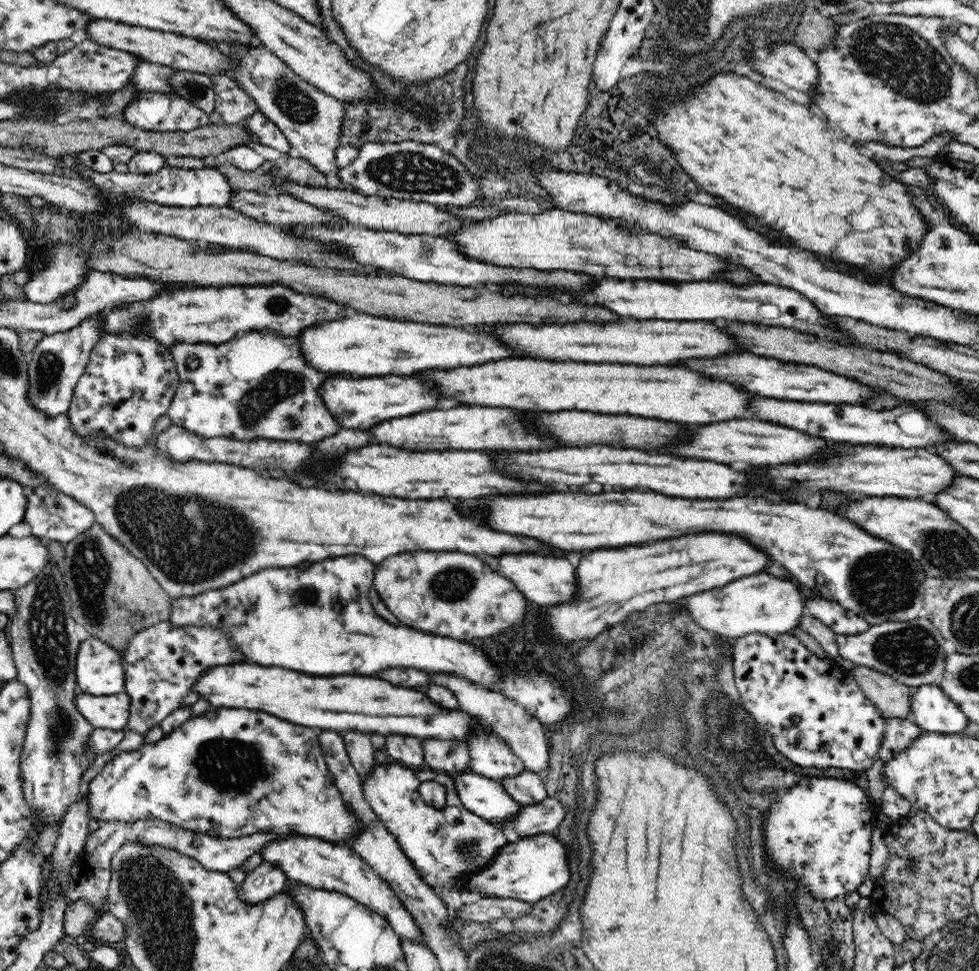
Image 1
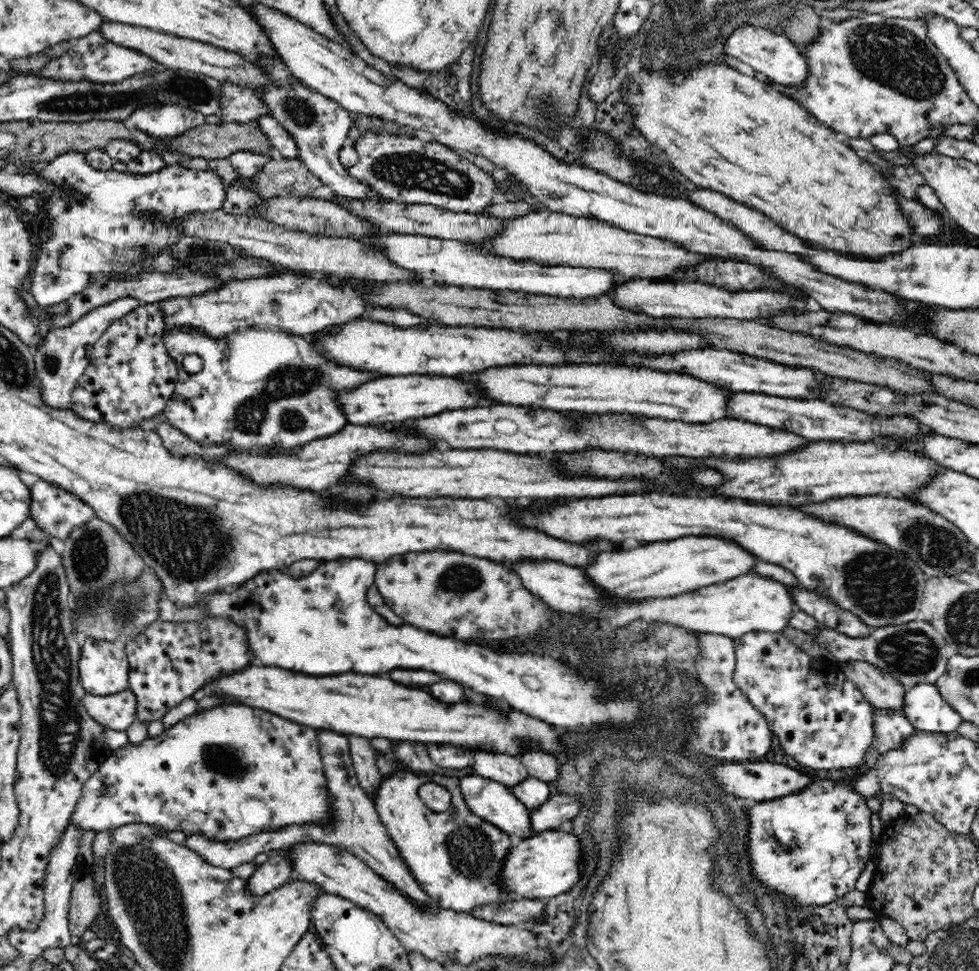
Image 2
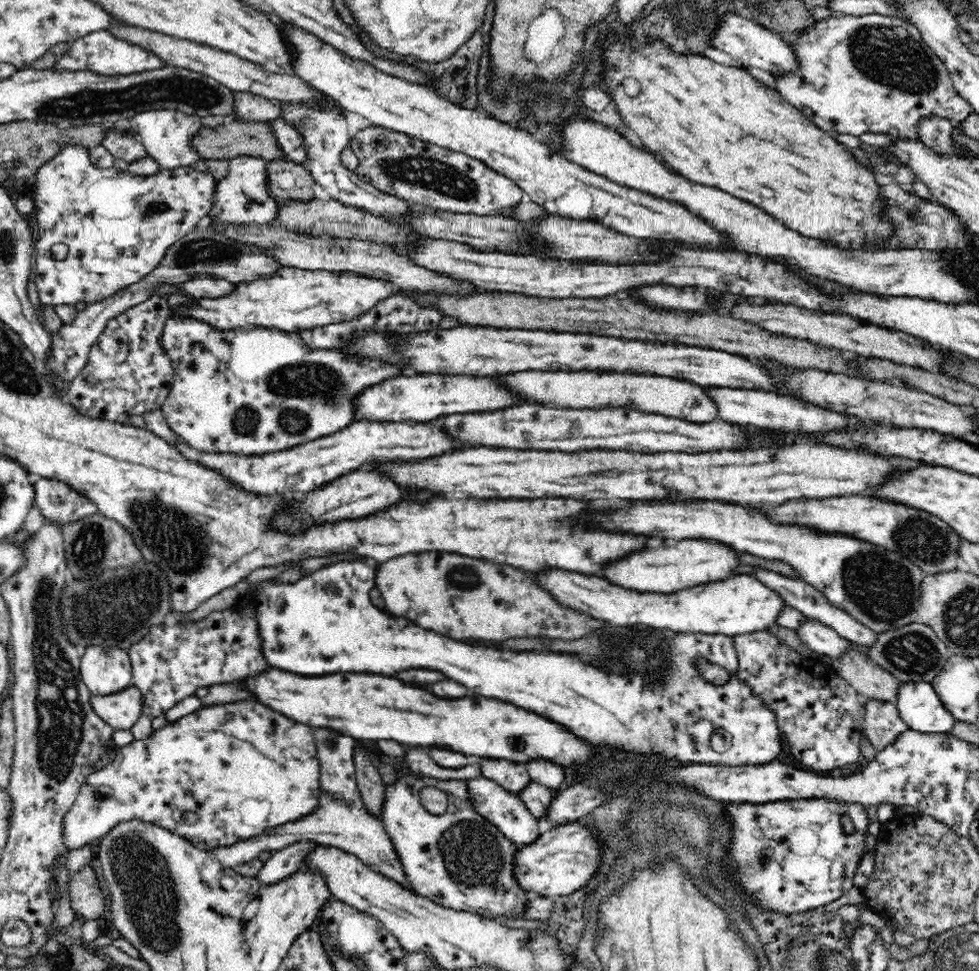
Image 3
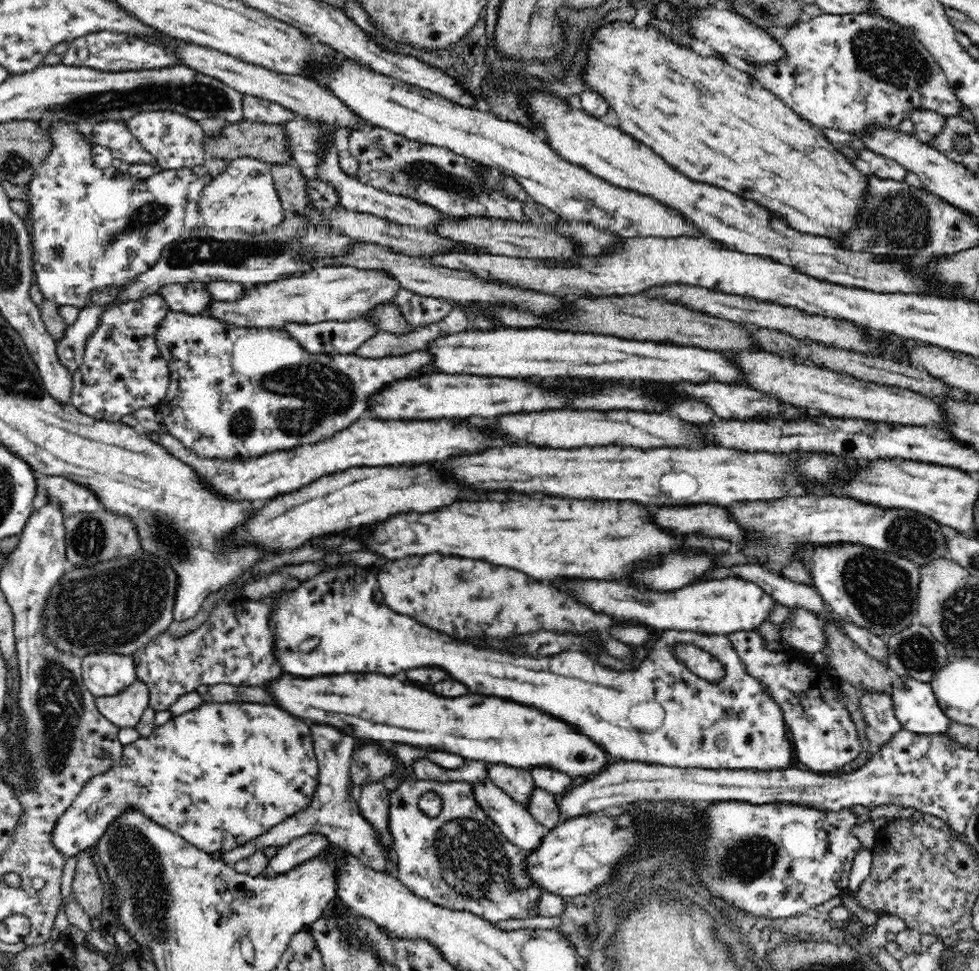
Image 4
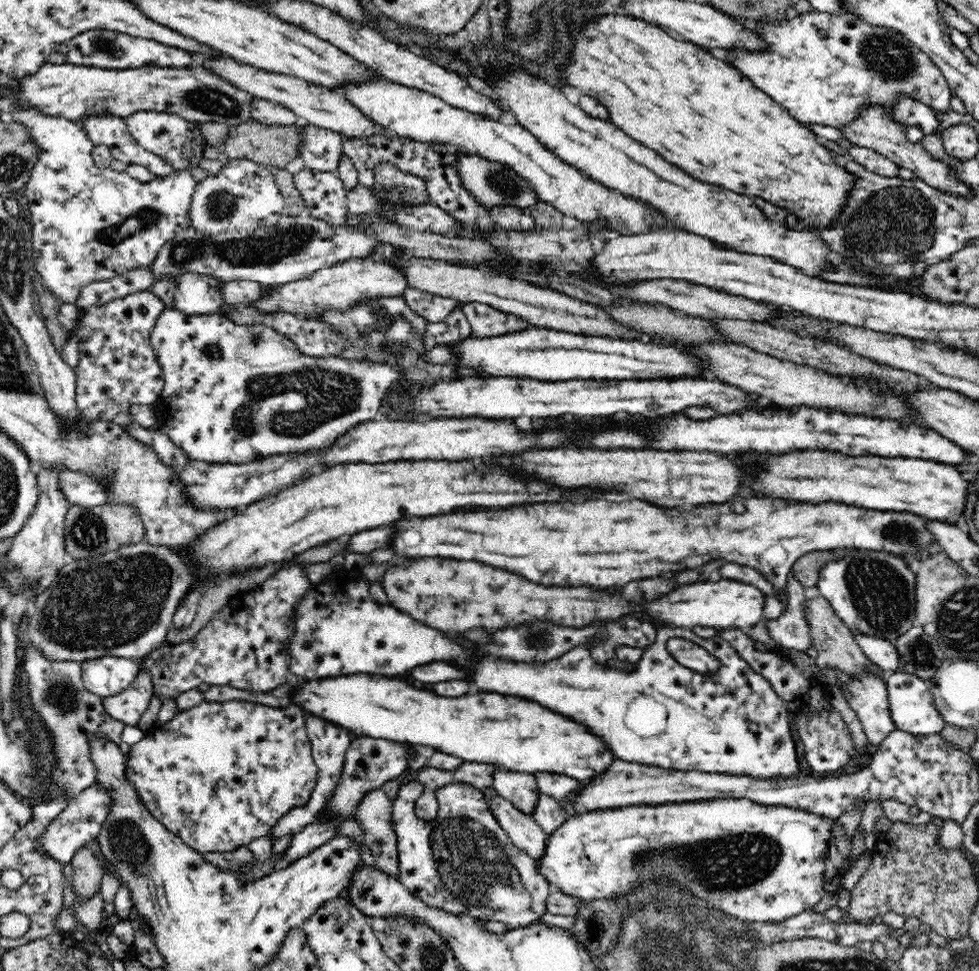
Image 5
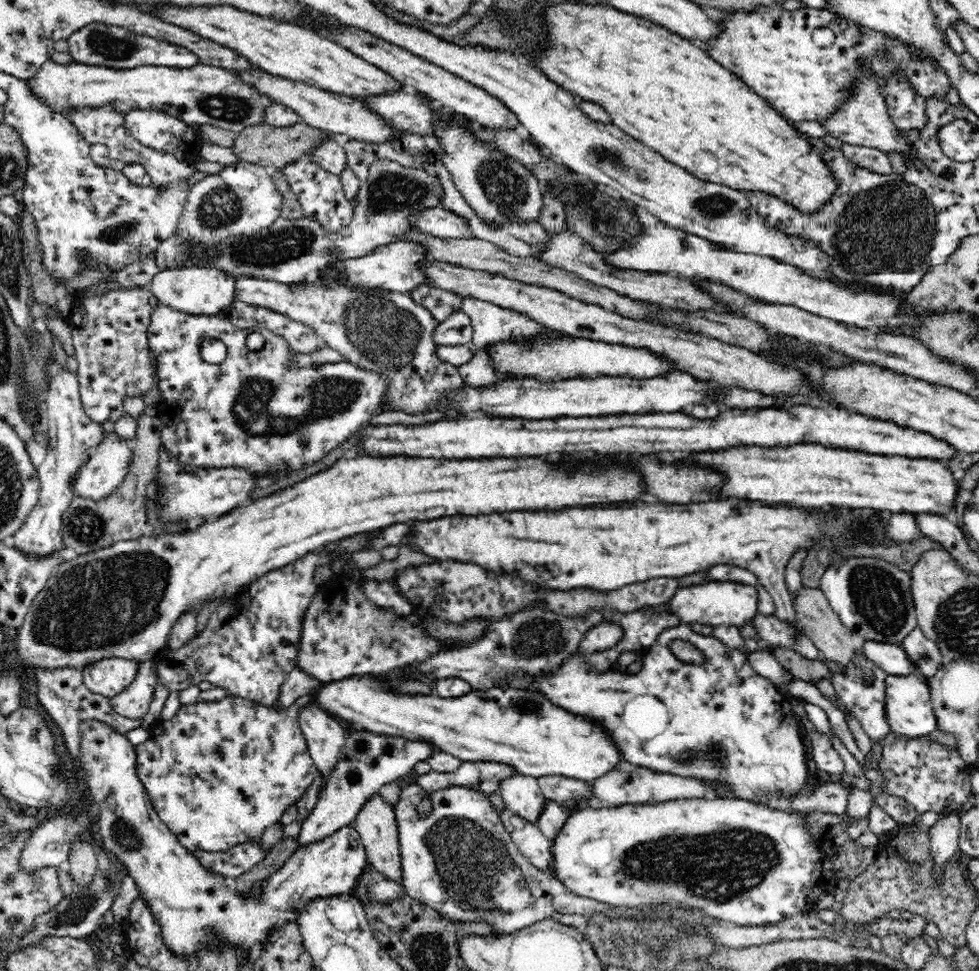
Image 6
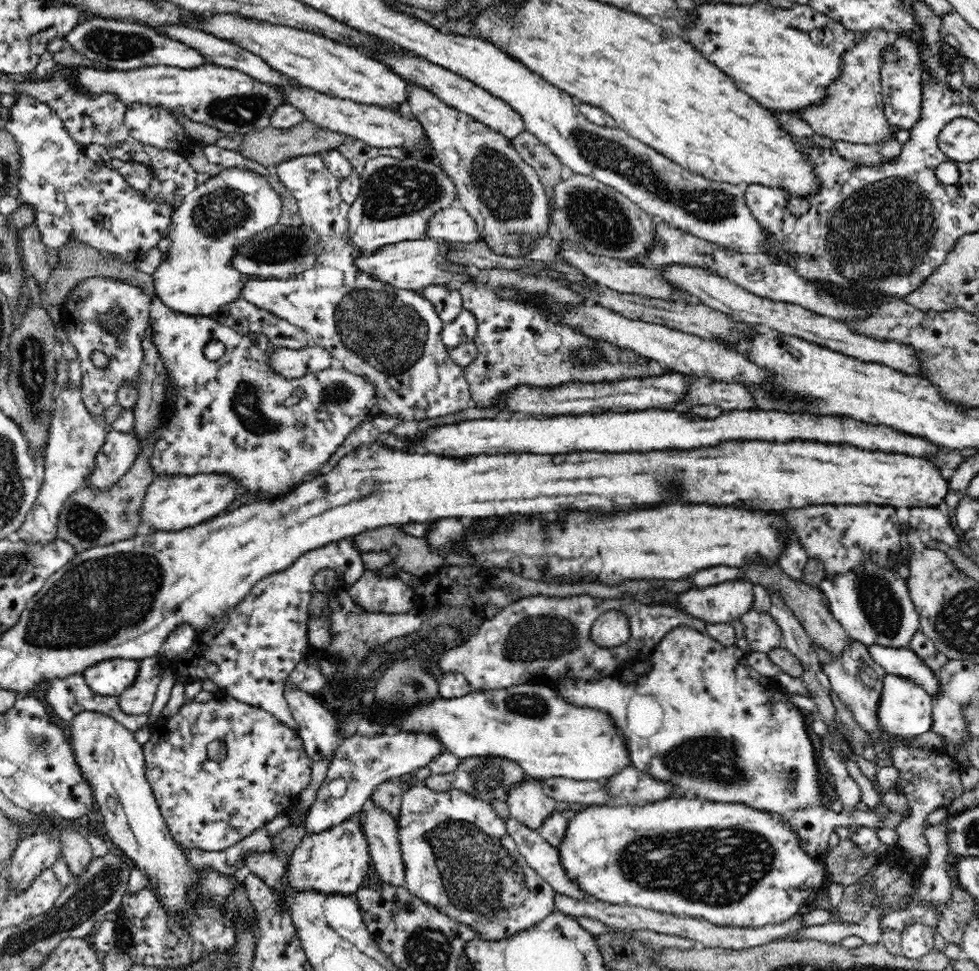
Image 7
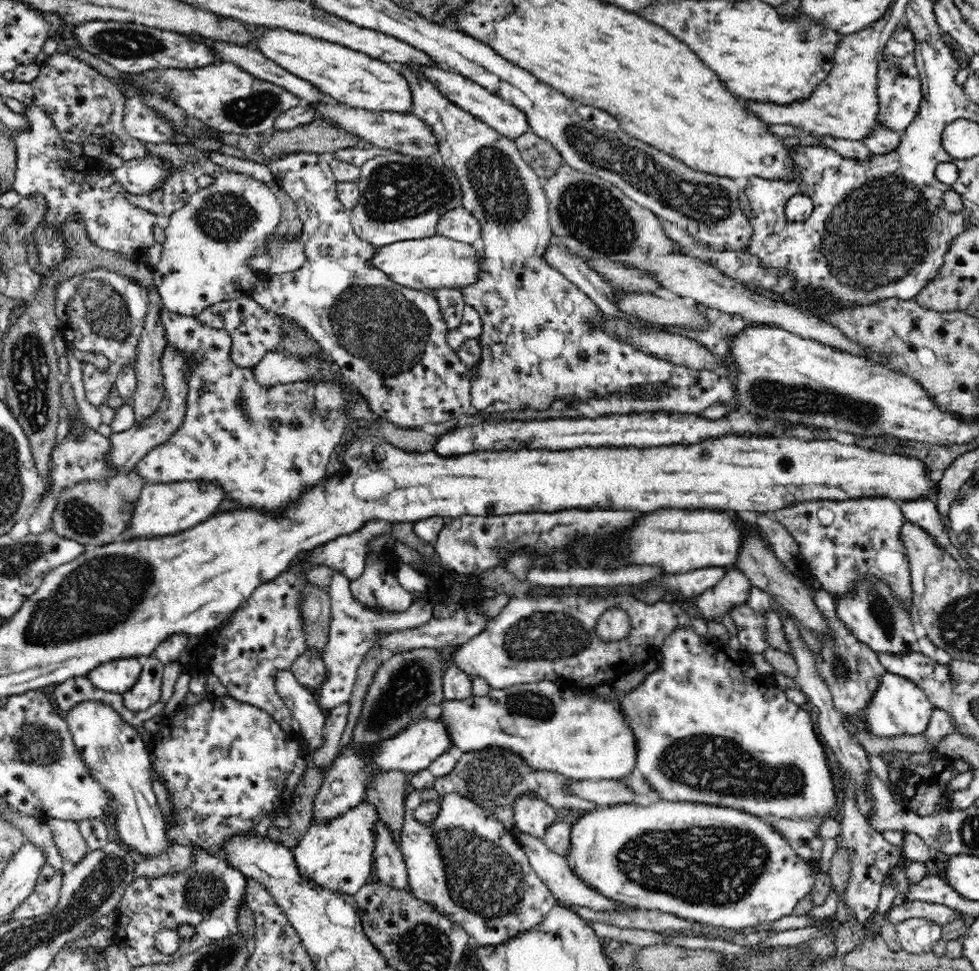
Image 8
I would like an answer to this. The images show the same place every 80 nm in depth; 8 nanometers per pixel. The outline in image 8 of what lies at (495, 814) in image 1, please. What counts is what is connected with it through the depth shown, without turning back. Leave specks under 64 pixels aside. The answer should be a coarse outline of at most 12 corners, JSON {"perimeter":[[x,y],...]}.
{"perimeter":[[513,827],[542,883],[564,904],[628,907],[590,889],[543,839]]}

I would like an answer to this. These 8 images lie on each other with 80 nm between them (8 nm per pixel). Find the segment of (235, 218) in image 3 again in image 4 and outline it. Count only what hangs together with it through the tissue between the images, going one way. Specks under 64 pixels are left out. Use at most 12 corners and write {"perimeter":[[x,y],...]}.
{"perimeter":[[238,157],[197,201],[209,230],[277,227],[269,165]]}

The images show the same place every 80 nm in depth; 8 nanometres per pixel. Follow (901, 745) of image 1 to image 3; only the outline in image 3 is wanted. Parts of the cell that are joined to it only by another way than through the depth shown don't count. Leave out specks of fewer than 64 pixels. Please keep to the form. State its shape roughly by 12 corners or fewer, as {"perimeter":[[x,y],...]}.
{"perimeter":[[865,700],[865,735],[878,752],[906,722],[896,704]]}

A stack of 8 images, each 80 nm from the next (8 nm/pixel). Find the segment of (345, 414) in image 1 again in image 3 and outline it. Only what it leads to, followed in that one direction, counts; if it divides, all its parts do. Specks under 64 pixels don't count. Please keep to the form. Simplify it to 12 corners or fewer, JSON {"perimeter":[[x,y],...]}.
{"perimeter":[[408,373],[358,397],[358,421],[434,420],[520,402],[495,377]]}

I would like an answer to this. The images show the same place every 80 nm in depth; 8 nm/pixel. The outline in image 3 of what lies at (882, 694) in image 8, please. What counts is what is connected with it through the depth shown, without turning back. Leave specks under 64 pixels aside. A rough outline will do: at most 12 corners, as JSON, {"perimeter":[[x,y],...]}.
{"perimeter":[[899,682],[907,728],[949,732],[957,721],[932,683]]}

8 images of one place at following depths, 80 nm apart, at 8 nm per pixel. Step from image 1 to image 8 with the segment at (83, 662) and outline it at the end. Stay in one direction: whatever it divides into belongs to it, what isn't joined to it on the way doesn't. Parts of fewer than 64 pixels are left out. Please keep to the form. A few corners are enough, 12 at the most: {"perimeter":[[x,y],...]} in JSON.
{"perimeter":[[137,658],[100,663],[87,678],[104,692],[124,694],[137,683]]}

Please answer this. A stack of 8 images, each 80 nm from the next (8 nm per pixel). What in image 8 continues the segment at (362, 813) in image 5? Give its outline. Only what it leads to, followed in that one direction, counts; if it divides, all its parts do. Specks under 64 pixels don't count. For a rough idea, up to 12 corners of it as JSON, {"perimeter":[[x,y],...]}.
{"perimeter":[[378,820],[373,878],[409,890],[391,832]]}

